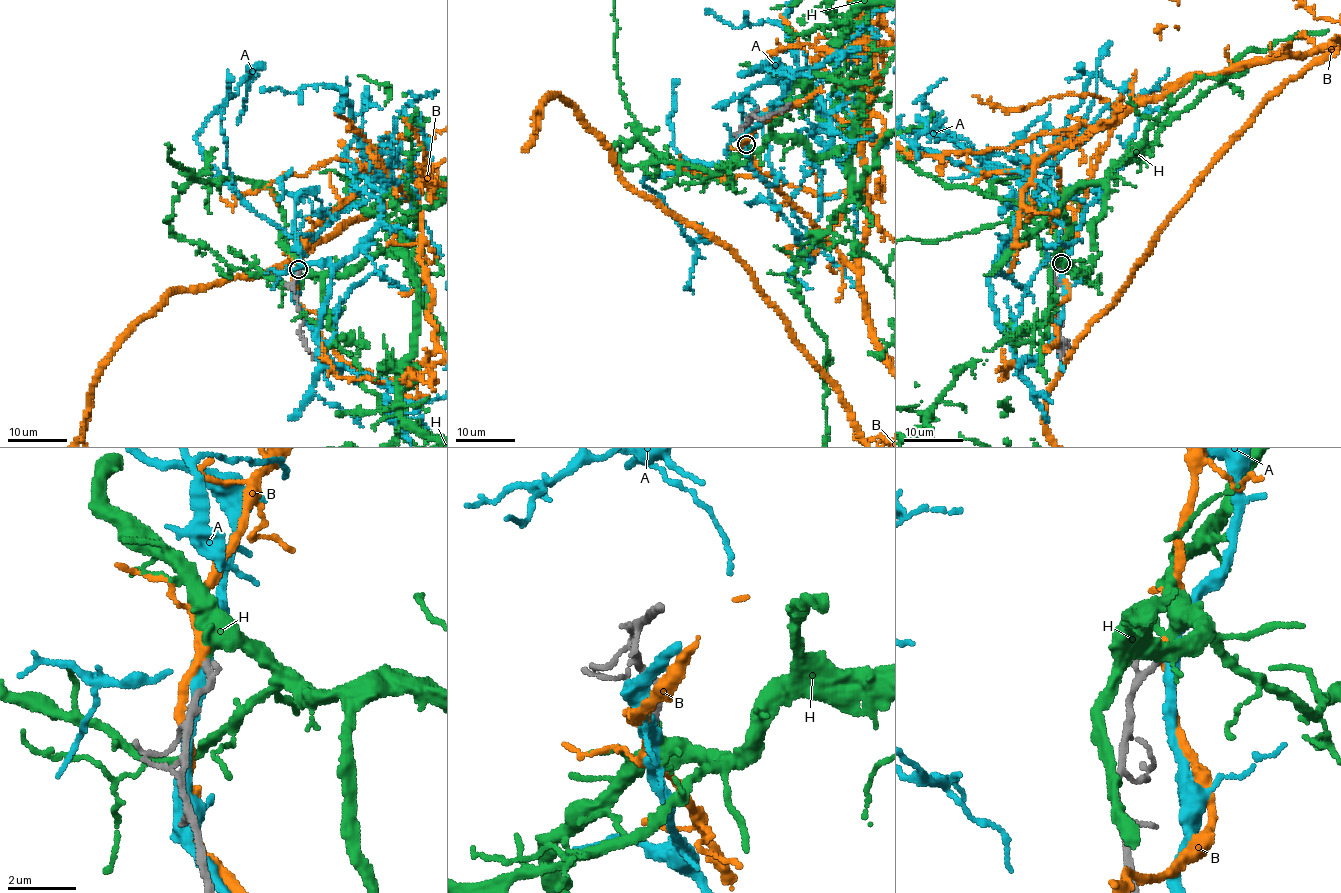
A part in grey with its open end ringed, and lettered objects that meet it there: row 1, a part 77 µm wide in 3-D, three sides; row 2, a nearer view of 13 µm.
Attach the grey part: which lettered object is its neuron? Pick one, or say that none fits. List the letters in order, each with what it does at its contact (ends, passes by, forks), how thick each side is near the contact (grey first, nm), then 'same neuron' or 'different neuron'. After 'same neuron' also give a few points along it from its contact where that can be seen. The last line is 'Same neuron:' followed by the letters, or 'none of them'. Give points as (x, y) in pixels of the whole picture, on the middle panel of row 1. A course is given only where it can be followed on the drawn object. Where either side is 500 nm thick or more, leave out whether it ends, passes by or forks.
A: it passes by | 130/360 nm | different neuron
B: it passes by | 130/240 nm | different neuron
H: it ends | 170/360 nm | same neuron
Same neuron: H

